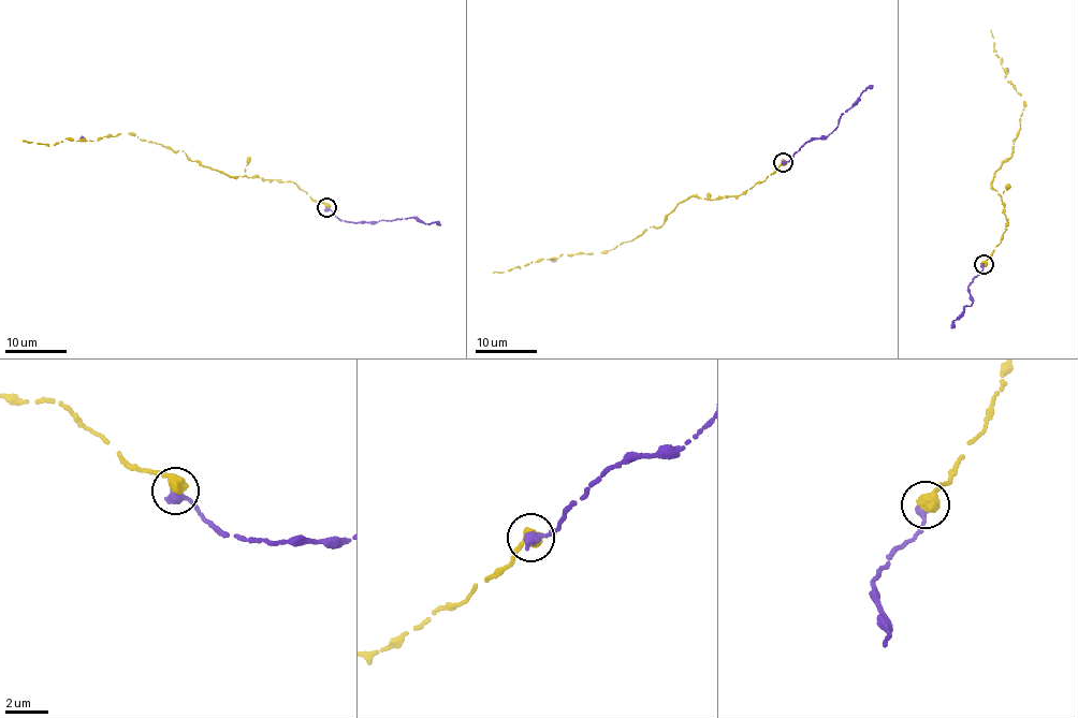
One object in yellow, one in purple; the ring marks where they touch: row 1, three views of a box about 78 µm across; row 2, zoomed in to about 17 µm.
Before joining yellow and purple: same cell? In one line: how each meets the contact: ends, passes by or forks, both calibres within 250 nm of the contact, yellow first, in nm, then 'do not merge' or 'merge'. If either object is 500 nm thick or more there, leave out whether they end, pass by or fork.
650 nm thick on the yellow side, 400 nm on the other; merge

